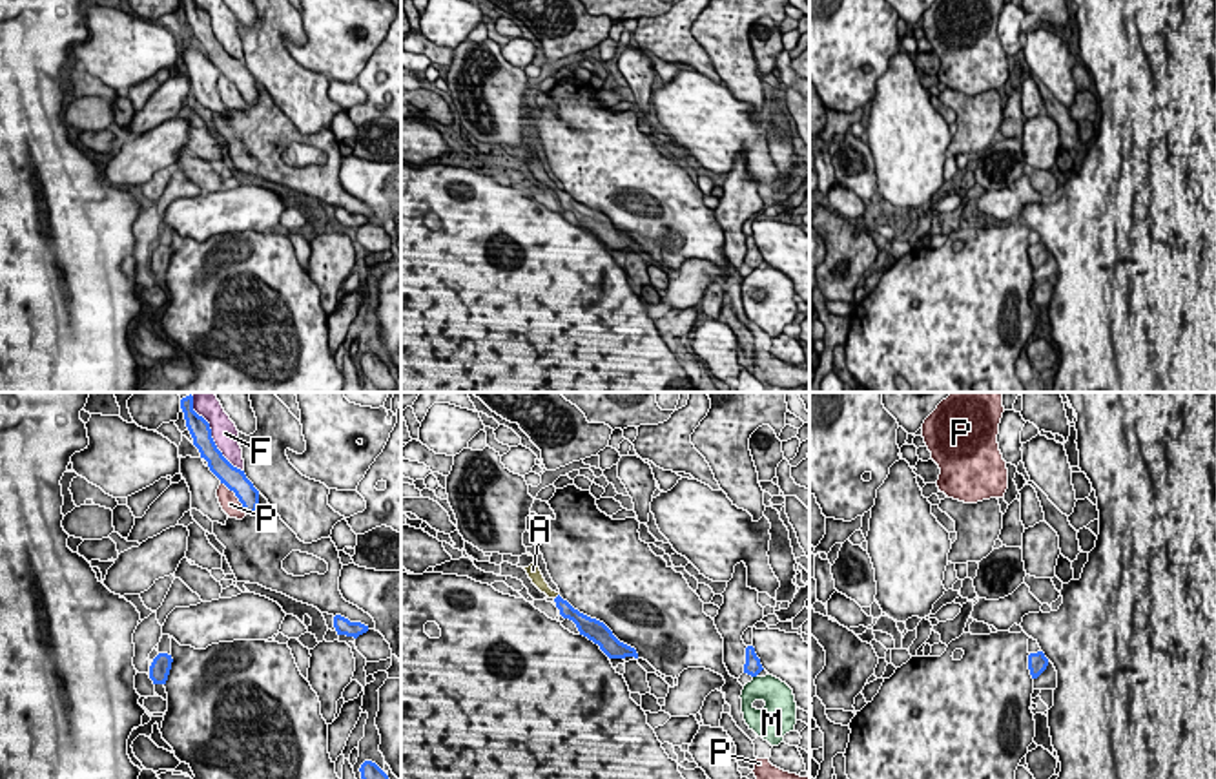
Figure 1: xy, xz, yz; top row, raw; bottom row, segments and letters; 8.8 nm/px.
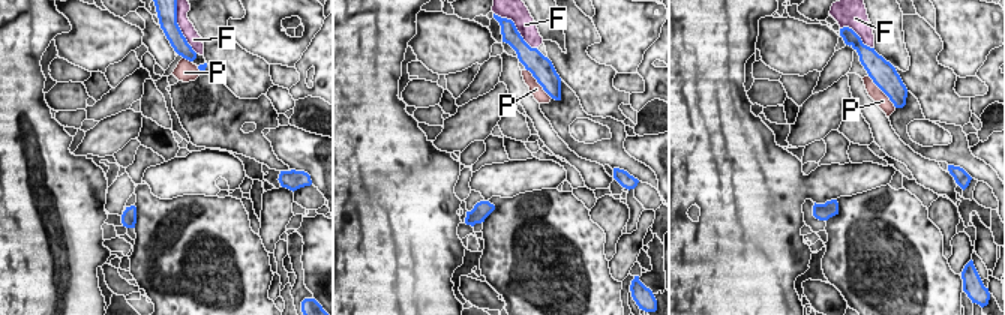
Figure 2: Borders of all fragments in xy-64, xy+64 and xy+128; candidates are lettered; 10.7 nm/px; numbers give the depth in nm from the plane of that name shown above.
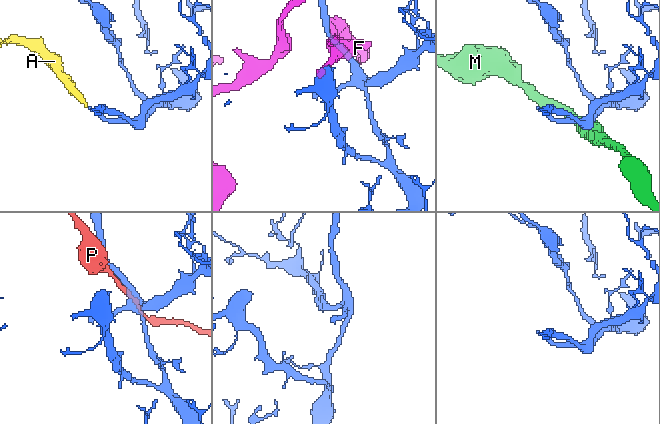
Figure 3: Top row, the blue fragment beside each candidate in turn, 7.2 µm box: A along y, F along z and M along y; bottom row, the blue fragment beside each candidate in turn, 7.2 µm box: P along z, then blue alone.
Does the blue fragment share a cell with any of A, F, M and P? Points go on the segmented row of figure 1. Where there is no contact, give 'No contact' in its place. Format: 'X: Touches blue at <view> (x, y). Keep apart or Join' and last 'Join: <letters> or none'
A: Touches blue at xz (556, 597). Join
F: Touches blue at xy (210, 435). Keep apart
M: Touches blue at xz (755, 675). Keep apart
P: Touches blue at xy (236, 495). Keep apart
Join: A

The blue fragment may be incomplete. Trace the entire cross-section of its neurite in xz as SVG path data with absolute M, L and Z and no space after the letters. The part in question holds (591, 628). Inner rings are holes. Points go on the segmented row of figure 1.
M531 564L529 567L523 567L532 580L532 584L545 593L549 598L556 602L556 608L560 609L560 615L563 618L569 618L576 624L580 635L587 637L594 644L600 646L600 649L609 657L609 659L625 659L625 657L634 657L638 659L638 653L634 648L620 642L613 631L600 620L591 618L578 609L574 609L567 600L560 597L560 593L552 591L549 584L545 582L538 564Z

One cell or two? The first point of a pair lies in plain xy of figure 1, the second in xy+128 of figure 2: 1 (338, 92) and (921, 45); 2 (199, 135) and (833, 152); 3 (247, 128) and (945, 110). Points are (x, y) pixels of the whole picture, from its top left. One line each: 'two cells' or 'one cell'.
1: two cells
2: two cells
3: two cells

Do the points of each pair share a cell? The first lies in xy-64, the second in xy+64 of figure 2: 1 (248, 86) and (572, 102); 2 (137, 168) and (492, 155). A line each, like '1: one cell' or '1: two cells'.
1: two cells
2: one cell

